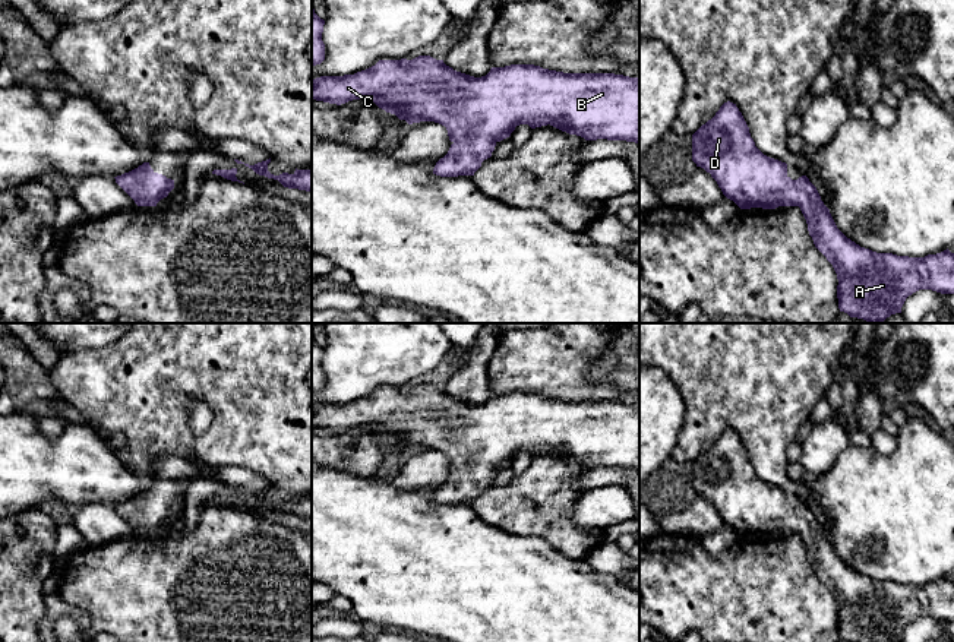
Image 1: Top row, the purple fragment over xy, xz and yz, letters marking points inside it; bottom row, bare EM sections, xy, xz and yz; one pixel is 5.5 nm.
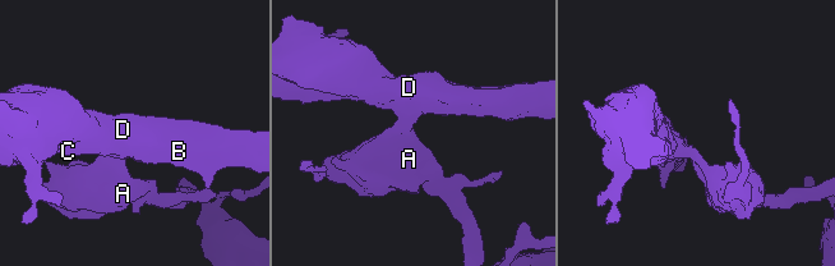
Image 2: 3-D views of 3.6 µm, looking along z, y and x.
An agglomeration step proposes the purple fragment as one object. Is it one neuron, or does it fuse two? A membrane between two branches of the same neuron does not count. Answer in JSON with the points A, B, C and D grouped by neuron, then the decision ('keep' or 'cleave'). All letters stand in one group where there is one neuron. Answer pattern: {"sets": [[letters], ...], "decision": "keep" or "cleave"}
{"sets": [["A", "B", "C", "D"]], "decision": "keep"}

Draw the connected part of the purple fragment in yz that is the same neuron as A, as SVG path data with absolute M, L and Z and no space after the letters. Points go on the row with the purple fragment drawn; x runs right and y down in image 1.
M724 102L716 116L692 135L692 161L710 173L723 195L740 209L799 206L815 247L837 273L838 309L850 317L863 319L868 323L882 323L891 314L901 313L906 298L919 290L954 294L954 253L947 249L925 257L897 256L872 252L847 238L837 228L830 209L809 178L802 175L792 180L787 175L786 162L764 155L755 146L736 104Z

